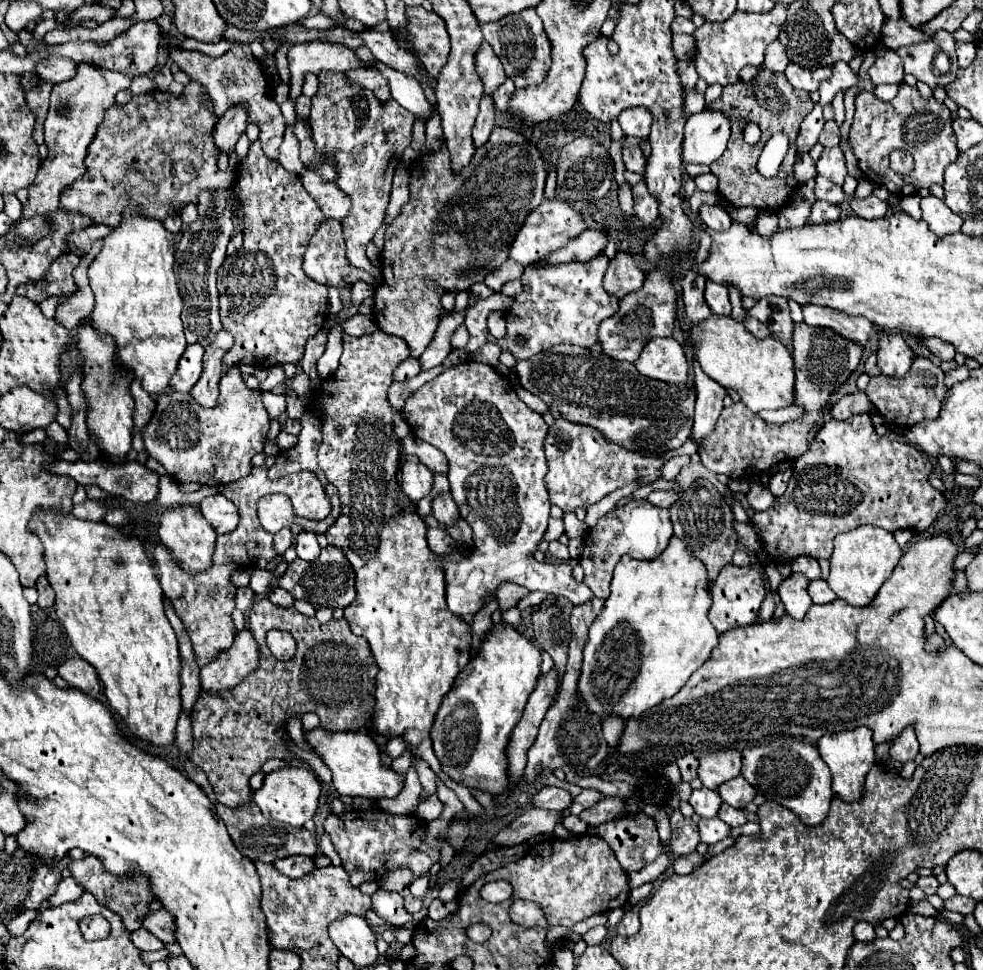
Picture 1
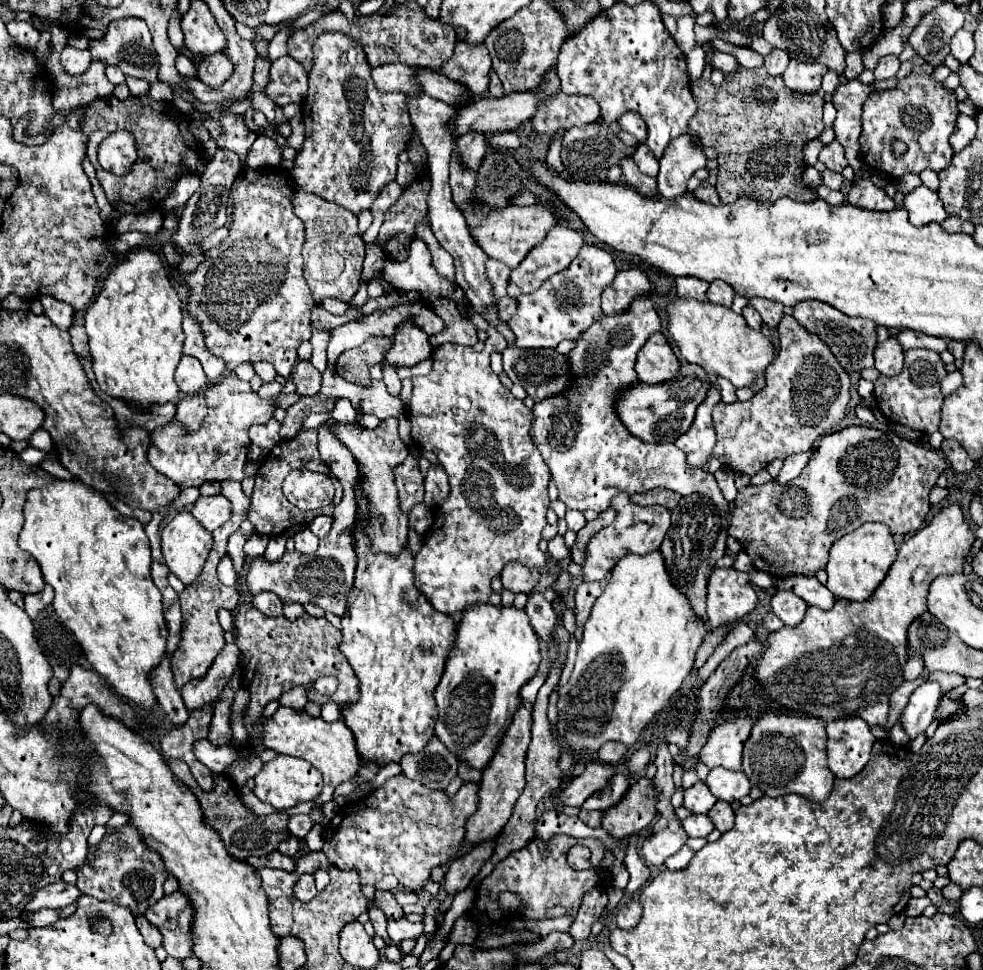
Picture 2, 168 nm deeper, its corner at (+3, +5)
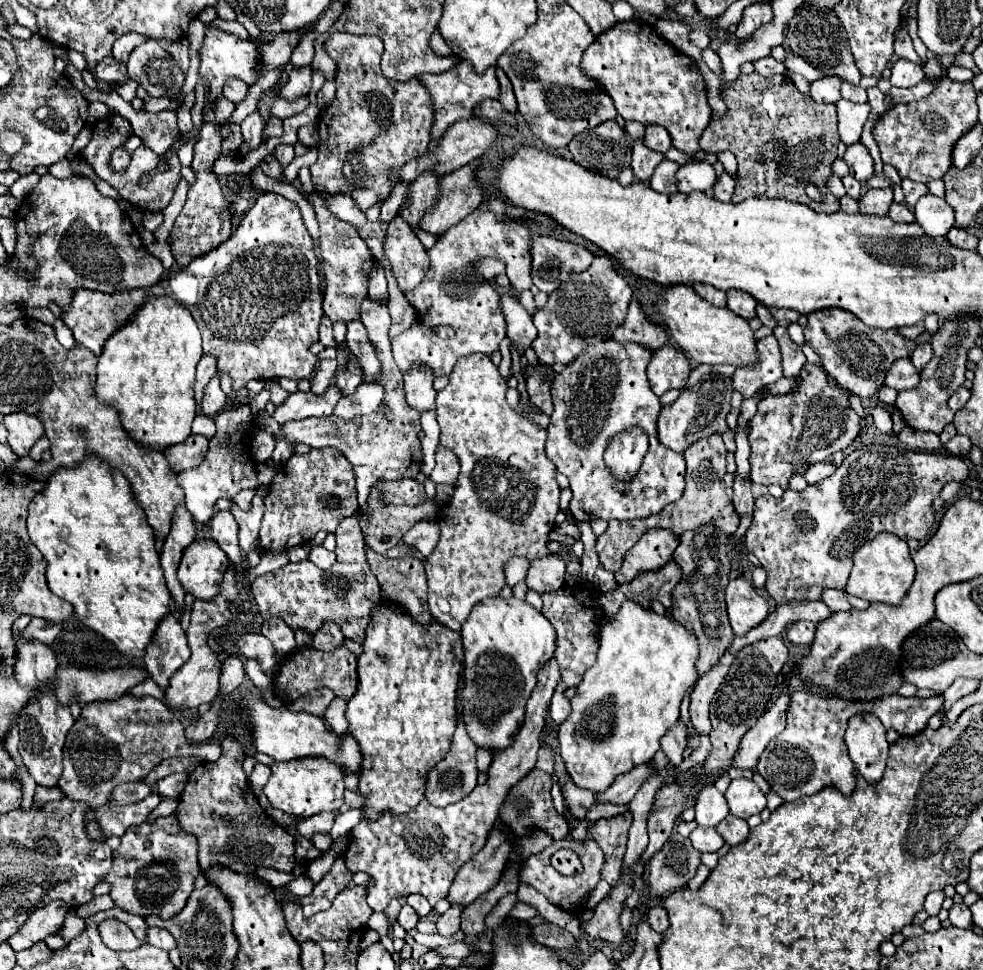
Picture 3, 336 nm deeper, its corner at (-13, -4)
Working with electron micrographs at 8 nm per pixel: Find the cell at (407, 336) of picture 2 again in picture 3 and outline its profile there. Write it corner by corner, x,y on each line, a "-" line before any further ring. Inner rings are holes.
420,367
404,375
406,401
418,413
424,413
424,411
430,411
436,407
436,403
434,403
436,391
432,387
432,379
434,379
432,373
426,369
420,369

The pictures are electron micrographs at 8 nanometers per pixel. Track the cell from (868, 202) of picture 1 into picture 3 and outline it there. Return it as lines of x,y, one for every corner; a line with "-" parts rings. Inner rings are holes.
892,203
888,217
890,217
892,221
896,221
896,223
912,223
912,221
914,221
912,211
910,211
906,205
900,205
900,203

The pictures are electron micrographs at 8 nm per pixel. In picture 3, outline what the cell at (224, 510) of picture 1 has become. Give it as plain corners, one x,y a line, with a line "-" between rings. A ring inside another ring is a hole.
218,511
210,521
210,529
220,549
232,563
238,565
242,561
242,551
238,545
238,523
234,521
234,515
230,511

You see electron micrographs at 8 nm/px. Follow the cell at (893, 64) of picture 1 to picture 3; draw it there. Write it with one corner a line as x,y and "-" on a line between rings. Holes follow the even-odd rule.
898,59
892,65
892,77
890,83
896,87
914,87
924,79
924,69
908,59

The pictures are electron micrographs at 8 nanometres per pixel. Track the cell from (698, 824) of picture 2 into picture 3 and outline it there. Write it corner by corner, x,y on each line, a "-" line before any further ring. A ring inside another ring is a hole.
696,827
690,833
690,841
700,853
716,853
724,845
724,839
714,829
706,827

